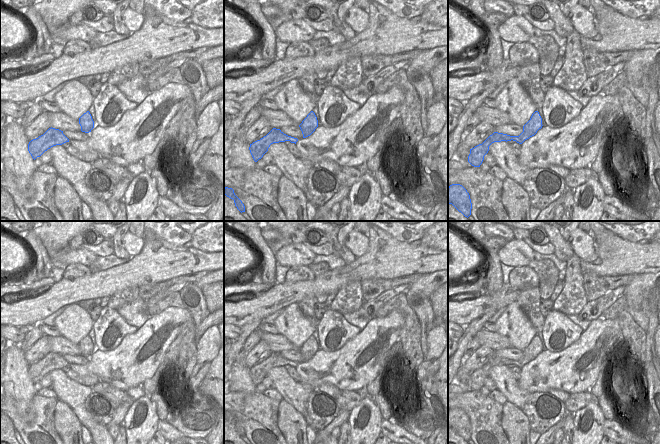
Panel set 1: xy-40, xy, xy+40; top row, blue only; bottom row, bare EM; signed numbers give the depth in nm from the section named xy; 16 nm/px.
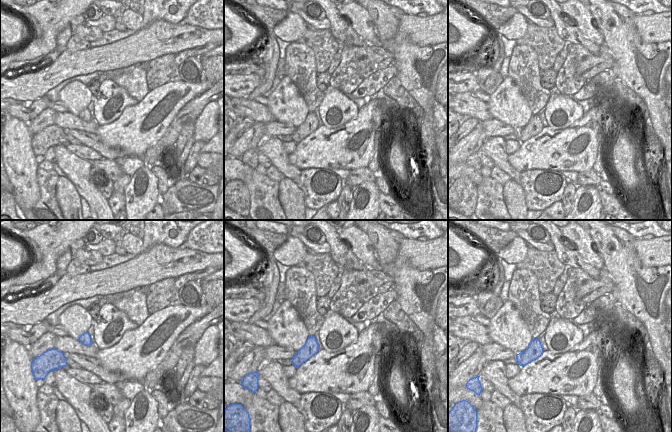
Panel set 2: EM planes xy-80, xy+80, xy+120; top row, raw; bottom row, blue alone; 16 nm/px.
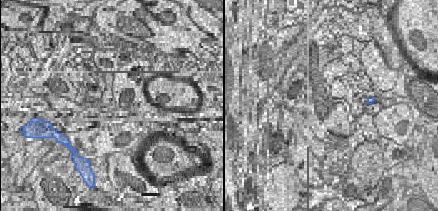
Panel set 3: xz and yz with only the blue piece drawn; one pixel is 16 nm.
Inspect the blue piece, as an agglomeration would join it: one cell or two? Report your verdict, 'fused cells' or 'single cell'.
single cell

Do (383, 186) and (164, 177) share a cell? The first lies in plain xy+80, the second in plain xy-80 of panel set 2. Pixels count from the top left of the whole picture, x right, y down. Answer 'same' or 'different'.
same

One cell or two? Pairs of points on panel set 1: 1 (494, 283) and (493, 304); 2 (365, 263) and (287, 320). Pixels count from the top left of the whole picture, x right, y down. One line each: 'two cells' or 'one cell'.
1: two cells
2: two cells

